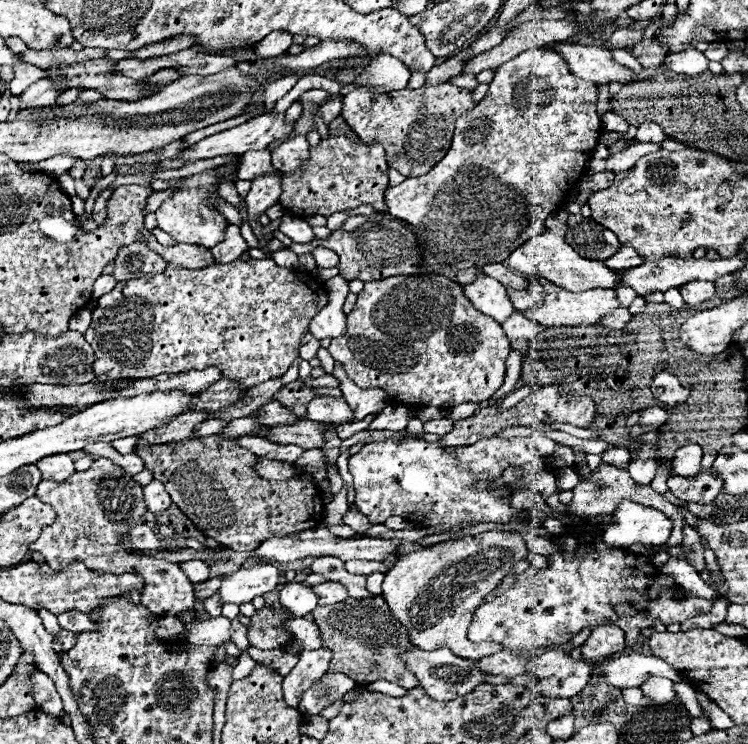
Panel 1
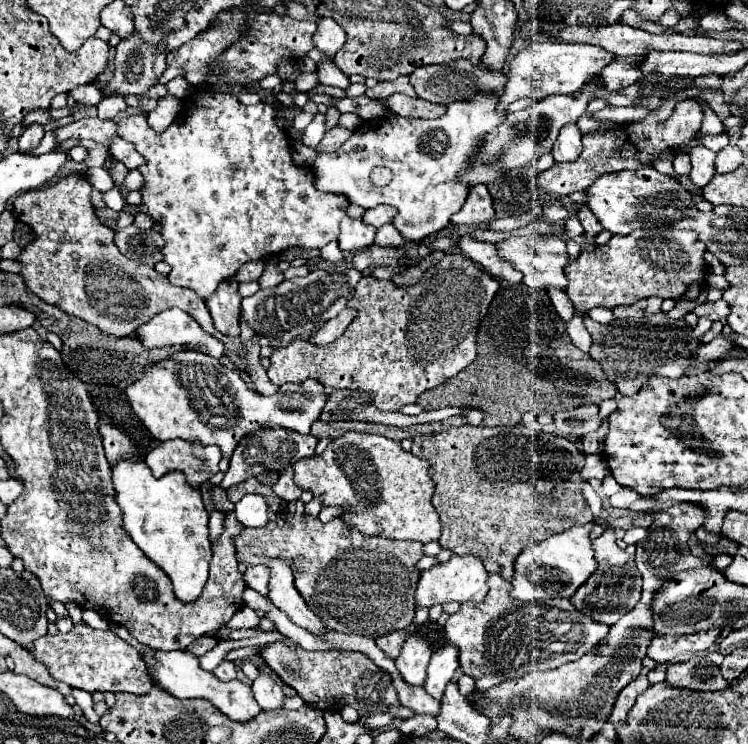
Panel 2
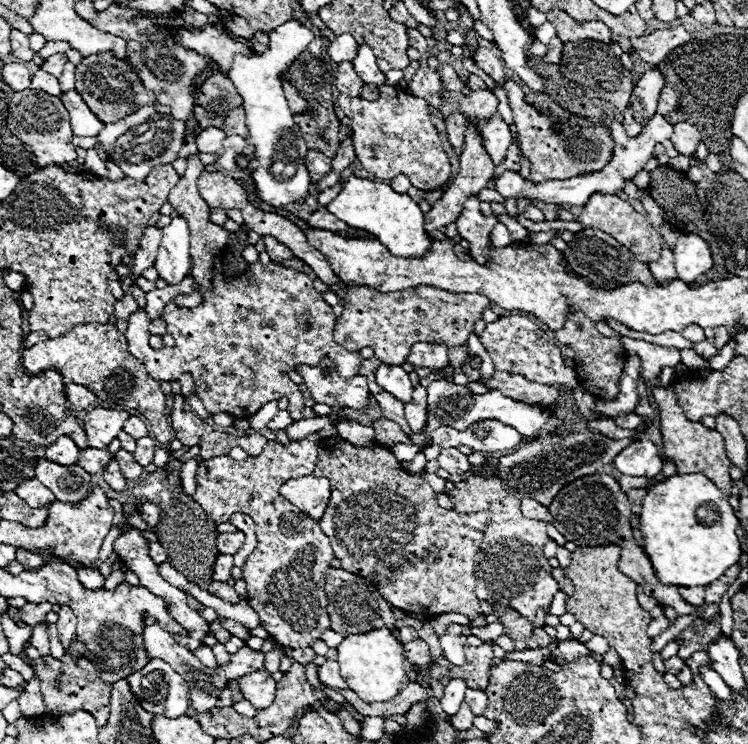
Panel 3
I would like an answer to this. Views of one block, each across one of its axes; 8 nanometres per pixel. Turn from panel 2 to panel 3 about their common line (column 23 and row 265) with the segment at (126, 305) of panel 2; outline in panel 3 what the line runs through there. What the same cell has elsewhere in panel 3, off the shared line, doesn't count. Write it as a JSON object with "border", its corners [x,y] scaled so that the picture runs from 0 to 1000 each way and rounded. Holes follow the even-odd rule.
{"border":[[[263,207],[253,210],[246,237],[227,255],[225,272],[233,285],[249,293],[254,306],[254,341],[257,371],[267,382],[273,409],[265,414],[243,414],[233,406],[217,417],[217,430],[225,446],[235,454],[230,481],[238,481],[233,492],[214,484],[201,484],[201,500],[214,511],[235,511],[243,500],[254,500],[262,516],[262,530],[273,548],[283,556],[305,554],[313,562],[332,565],[358,538],[374,538],[385,532],[388,562],[404,565],[406,535],[385,505],[385,495],[396,489],[425,489],[428,481],[441,478],[449,487],[452,500],[465,508],[479,500],[484,481],[479,473],[465,473],[447,460],[444,446],[449,425],[428,392],[420,390],[417,376],[396,363],[377,360],[366,352],[350,358],[348,352],[332,358],[329,368],[302,376],[297,366],[299,331],[305,325],[305,309],[278,298],[281,277],[270,269],[262,246],[274,228]]]}

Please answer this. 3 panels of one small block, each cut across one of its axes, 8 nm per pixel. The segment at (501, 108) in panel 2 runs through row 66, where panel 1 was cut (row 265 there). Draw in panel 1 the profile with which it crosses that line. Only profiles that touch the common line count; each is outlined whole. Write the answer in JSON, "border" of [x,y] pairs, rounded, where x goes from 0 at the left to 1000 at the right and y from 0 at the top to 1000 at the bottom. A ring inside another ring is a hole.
{"border":[[[757,285],[738,288],[730,296],[730,301],[727,301],[730,304],[730,312],[725,317],[714,317],[701,331],[695,331],[693,336],[687,336],[679,344],[676,355],[684,363],[693,363],[693,366],[701,366],[701,368],[709,368],[709,371],[730,374],[738,382],[743,382],[749,387],[757,387],[762,392],[781,392],[781,390],[789,390],[789,387],[824,387],[826,384],[826,366],[810,360],[807,352],[783,349],[783,347],[773,344],[765,336],[765,331],[757,328],[757,323],[754,323],[754,317],[759,312],[757,296],[759,296],[759,288]]]}

